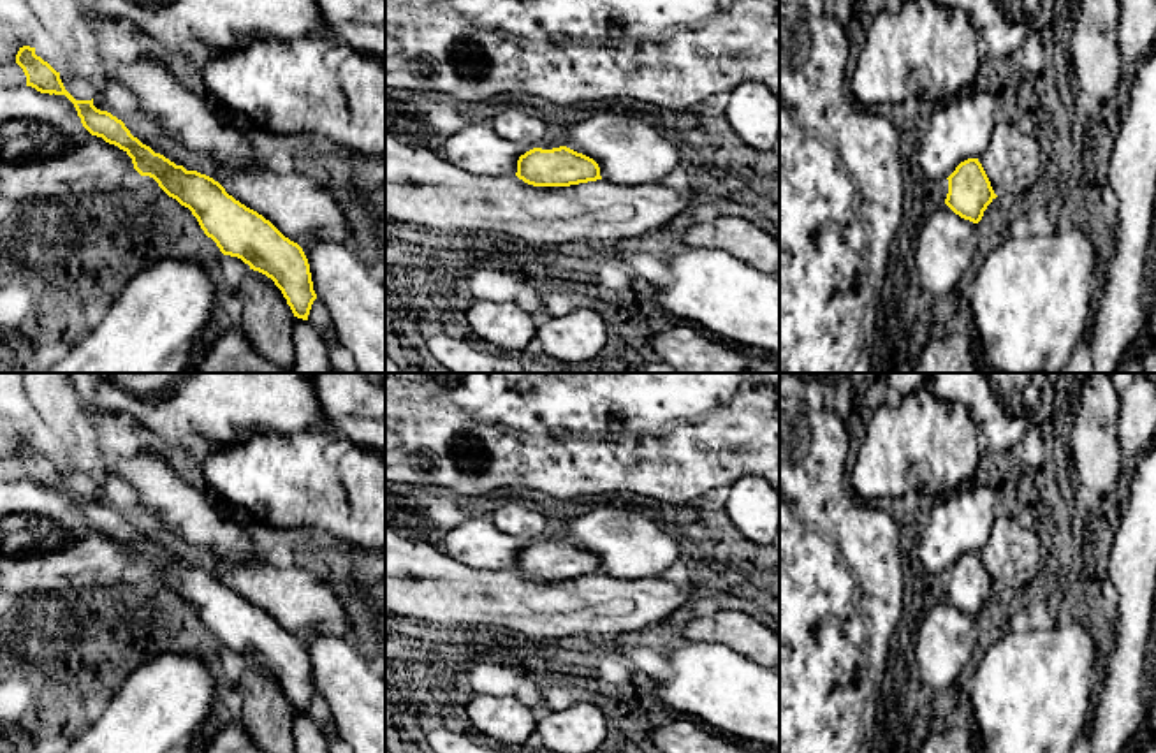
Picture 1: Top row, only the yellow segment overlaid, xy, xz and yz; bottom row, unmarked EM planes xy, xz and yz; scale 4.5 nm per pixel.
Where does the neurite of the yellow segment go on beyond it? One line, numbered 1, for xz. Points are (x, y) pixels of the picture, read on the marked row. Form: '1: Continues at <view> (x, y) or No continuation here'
1: No continuation here

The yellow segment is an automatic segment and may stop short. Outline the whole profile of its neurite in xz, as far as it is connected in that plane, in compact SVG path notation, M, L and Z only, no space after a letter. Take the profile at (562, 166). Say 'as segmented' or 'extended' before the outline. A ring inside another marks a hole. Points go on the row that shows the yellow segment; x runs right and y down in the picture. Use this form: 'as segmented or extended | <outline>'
as segmented | M567 146L526 151L517 160L516 176L533 186L570 186L602 179L593 158Z

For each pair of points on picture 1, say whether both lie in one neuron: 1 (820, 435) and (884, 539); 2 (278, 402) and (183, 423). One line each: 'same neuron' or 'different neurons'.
1: same neuron
2: same neuron

